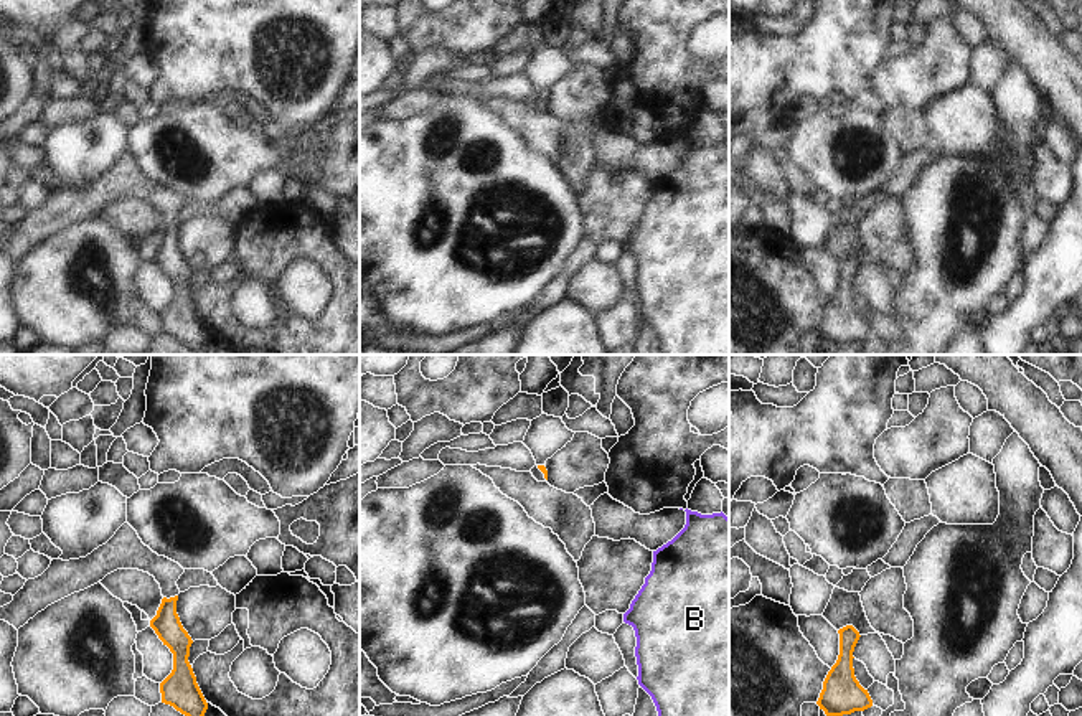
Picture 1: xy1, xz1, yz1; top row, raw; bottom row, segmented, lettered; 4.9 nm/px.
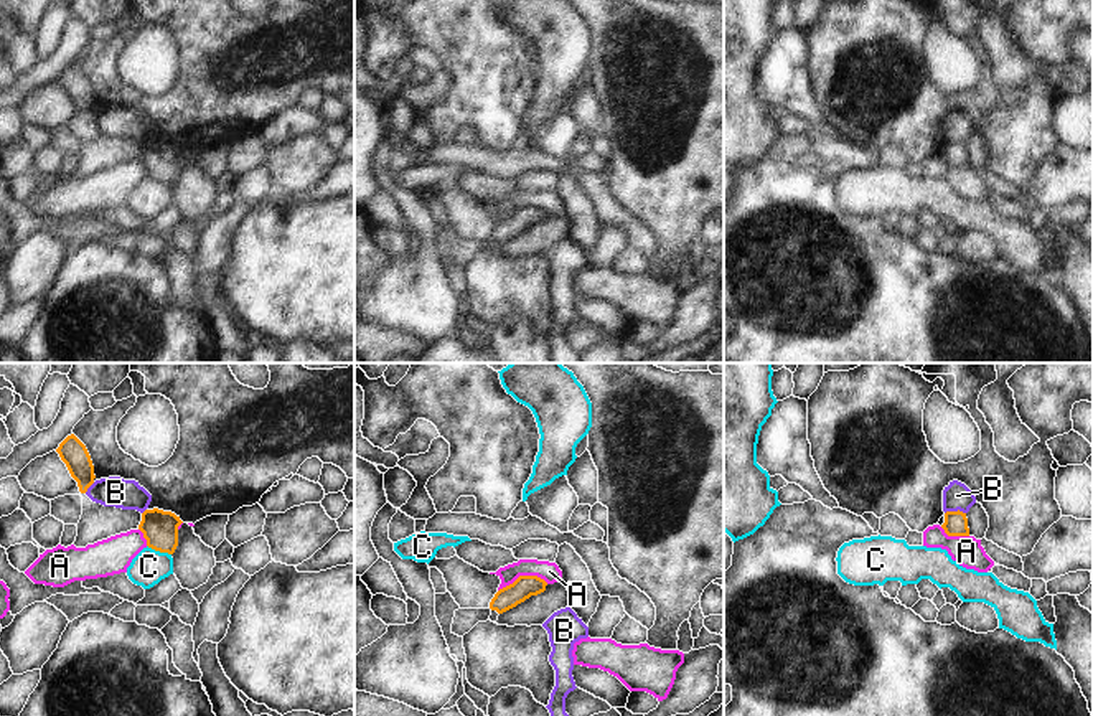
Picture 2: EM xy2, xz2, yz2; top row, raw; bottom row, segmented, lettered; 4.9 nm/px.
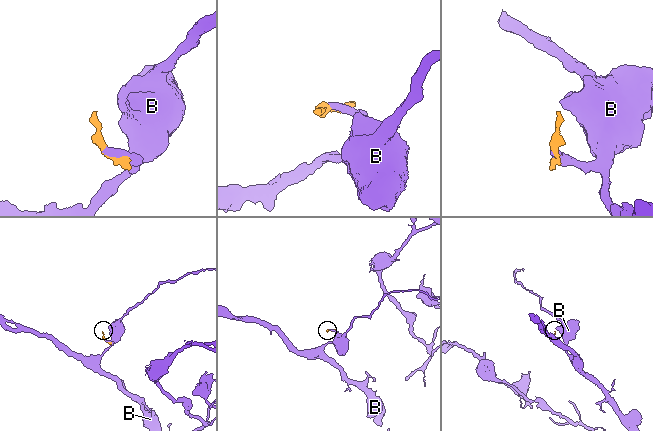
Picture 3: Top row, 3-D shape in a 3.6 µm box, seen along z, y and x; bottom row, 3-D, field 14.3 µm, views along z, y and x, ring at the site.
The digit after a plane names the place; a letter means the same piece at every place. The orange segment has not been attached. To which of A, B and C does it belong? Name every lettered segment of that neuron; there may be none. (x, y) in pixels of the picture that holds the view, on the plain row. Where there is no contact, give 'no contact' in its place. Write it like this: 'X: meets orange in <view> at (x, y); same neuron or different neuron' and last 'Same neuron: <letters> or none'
A: meets orange in xz2 at (523, 207); different neuron
B: meets orange in yz2 at (955, 142); different neuron
C: meets orange in xy2 at (159, 180); different neuron
Same neuron: none

